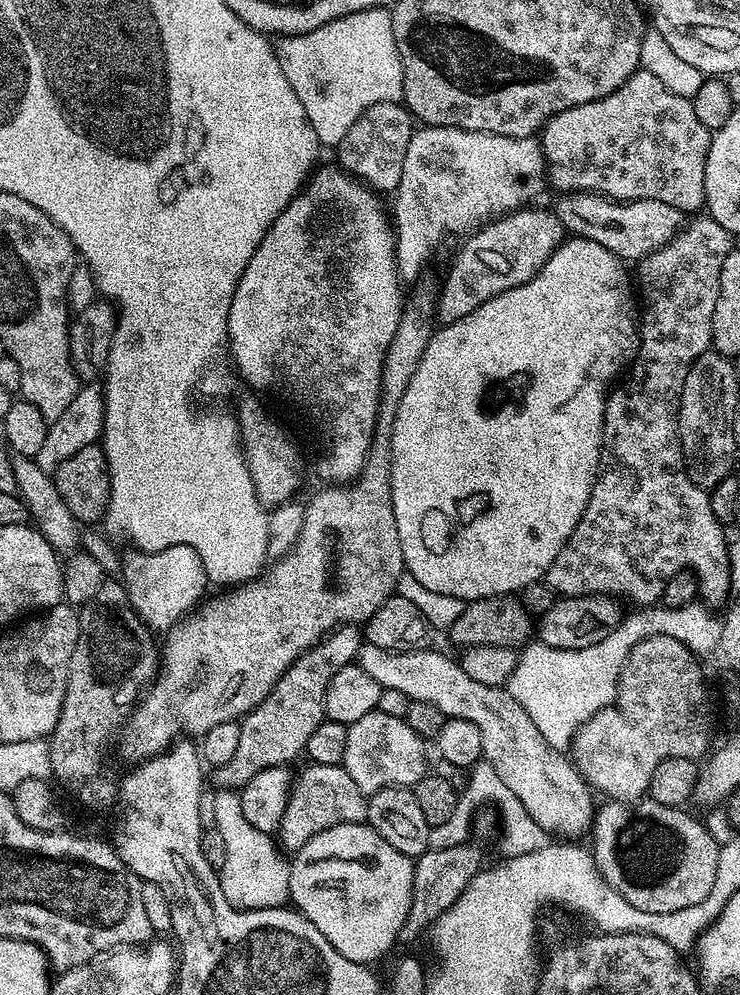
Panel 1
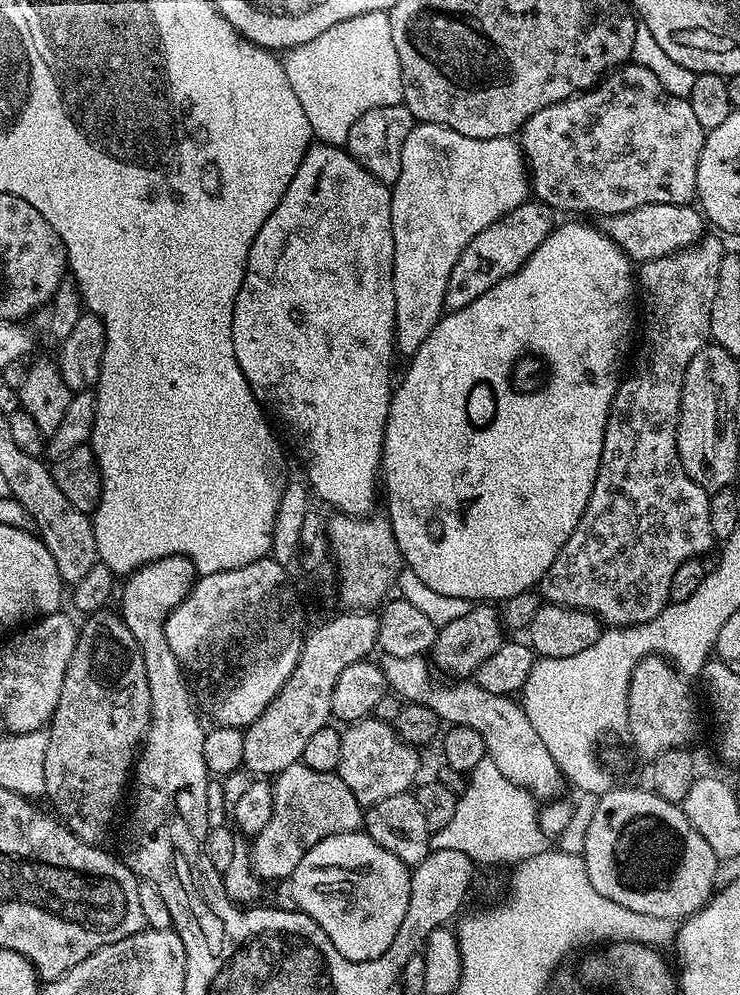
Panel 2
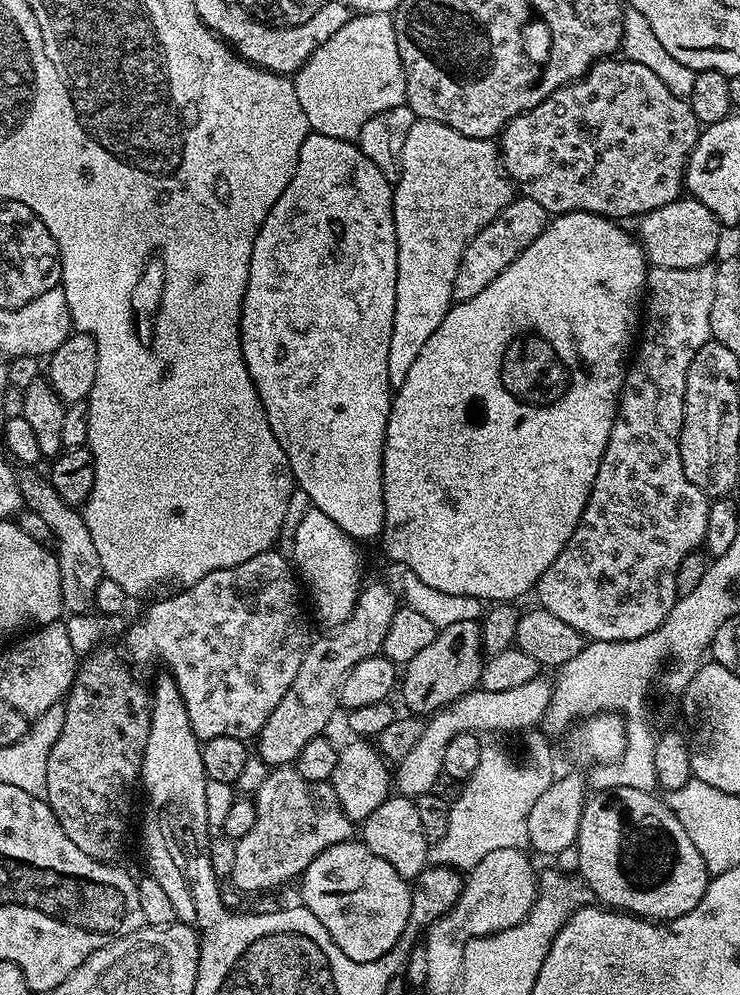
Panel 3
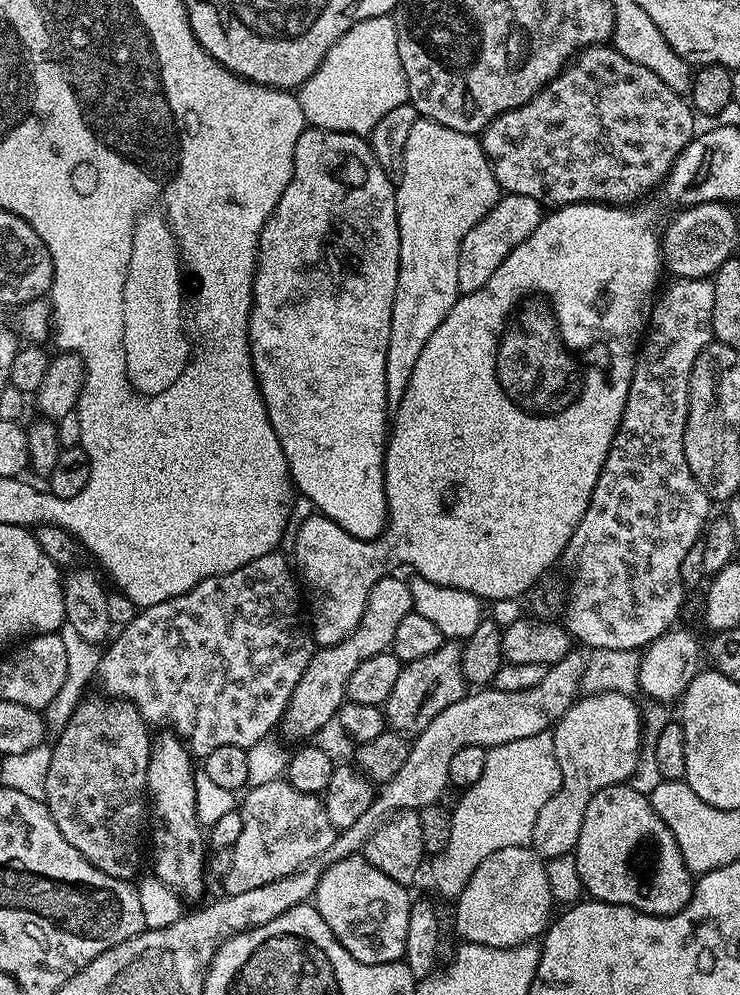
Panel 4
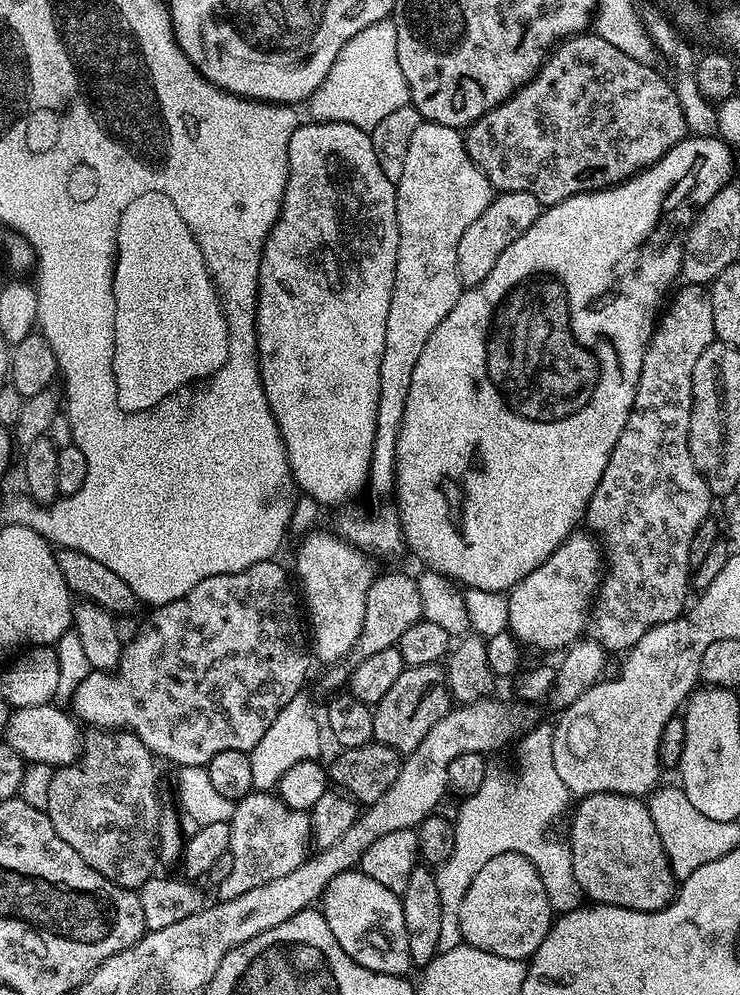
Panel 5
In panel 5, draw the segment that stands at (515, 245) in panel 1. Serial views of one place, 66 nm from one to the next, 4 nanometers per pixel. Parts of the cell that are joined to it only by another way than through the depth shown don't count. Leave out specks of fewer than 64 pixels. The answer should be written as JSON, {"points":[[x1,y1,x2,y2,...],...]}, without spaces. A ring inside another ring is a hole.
{"points":[[502,192,493,195,490,206,482,210,482,215,475,222,470,222,466,234,462,234,462,242,458,242,458,278,461,285,472,288,482,282,482,278,486,278,490,270,494,270,494,262,498,262,502,250,506,250,510,242,526,234,526,230,530,230,530,226,534,226,534,222,540,217,541,211,542,206,538,198,534,198,534,194]]}

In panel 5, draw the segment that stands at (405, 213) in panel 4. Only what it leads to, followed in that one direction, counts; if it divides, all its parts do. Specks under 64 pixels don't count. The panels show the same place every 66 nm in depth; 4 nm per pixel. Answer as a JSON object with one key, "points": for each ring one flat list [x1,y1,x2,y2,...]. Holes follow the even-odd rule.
{"points":[[421,122,418,130,414,130,414,135,410,137,410,146,406,149,406,163,402,166,402,178,396,185,396,217,398,218,398,262,396,263,396,285,394,286,394,294,390,298,390,318,386,318,386,350,382,350,382,366,378,374,378,418,374,426,374,450,370,458,370,466,368,467,368,483,366,485,366,496,369,496,376,505,364,513,360,508,352,508,349,512,340,512,336,516,335,535,339,536,341,541,347,542,351,547,359,550,364,554,376,556,396,556,400,551,405,551,404,531,400,525,400,509,395,503,387,500,393,499,396,491,396,451,398,450,398,434,402,430,402,414,406,414,406,398,410,394,410,378,414,375,414,362,418,362,418,357,422,355,422,350,426,346,426,342,430,342,430,334,438,326,438,322,442,322,442,318,446,318,446,314,450,314,450,310,454,310,454,302,458,302,462,291,462,285,458,278,458,242,462,242,462,234,466,234,466,230,470,227,470,222,475,222,482,210,486,210,486,206,490,206,494,189,492,183,486,178,486,174,482,170,478,170,476,163,470,158,470,154,464,145,464,137,459,131,450,126,442,126,441,124,433,124,431,122]]}

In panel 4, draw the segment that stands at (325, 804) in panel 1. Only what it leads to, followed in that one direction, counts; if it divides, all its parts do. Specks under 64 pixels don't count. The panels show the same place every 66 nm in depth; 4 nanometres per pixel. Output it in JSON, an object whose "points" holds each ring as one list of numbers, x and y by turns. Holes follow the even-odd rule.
{"points":[[281,778,263,783,262,786,251,787,244,795,246,796,243,802,242,799,240,802,242,833,239,834,238,842,233,848,230,874,222,880,225,888,223,891,227,895,242,894,243,891,254,890,255,887,299,872,302,865,316,860,336,841,338,830,330,822,323,799,318,794,310,795,304,791,294,790,287,779]]}

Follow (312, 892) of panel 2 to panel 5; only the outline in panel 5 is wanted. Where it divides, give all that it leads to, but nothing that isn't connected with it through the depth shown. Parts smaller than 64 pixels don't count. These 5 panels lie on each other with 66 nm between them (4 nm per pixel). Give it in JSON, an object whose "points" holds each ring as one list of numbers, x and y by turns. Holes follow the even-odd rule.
{"points":[[353,870,340,872,326,886,322,897,322,911,330,926,330,934,346,950,358,966,378,974,407,977,413,967,410,946,406,943,406,918,402,918,402,902,397,893,386,890,365,872]]}

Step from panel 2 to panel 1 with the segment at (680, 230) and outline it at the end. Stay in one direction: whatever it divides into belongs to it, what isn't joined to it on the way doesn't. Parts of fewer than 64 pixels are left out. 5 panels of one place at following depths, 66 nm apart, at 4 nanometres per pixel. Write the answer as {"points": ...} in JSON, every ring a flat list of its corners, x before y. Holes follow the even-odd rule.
{"points":[[570,192,557,195,555,198,557,199,556,205,554,205,556,216,564,223,565,229,573,237,589,240,590,242,598,242,602,246,606,246,606,250,610,250,610,254,617,256,621,262,629,262,628,260,639,262,644,260,651,252,671,242,686,223,685,213,680,212,674,206,666,206,666,202,658,202,657,200,629,200,621,202,612,200,598,192]]}

